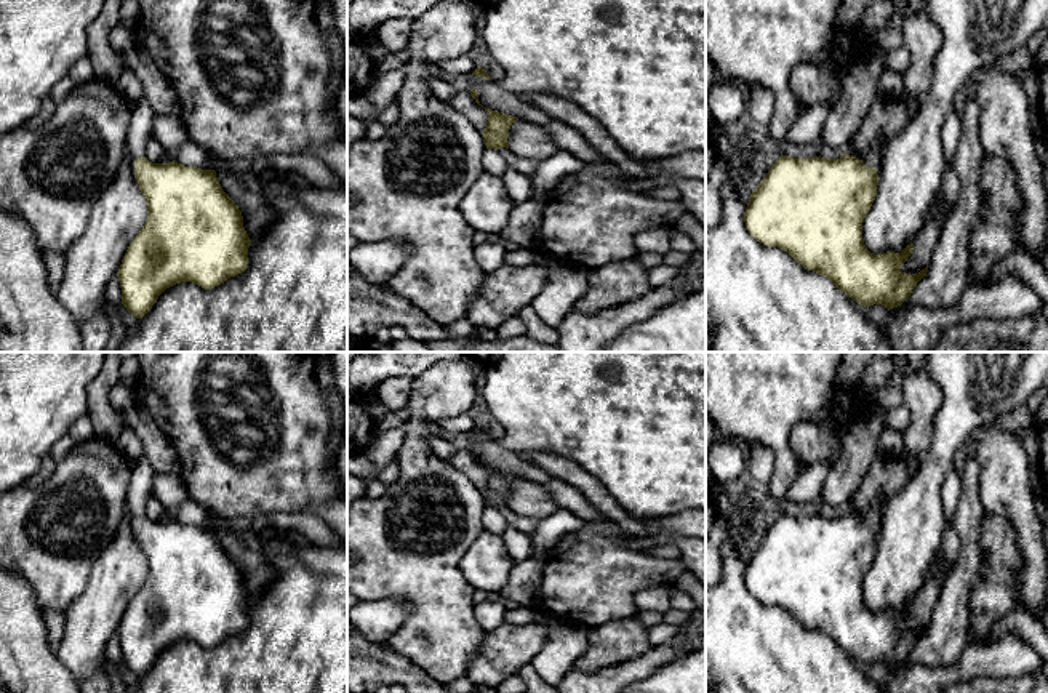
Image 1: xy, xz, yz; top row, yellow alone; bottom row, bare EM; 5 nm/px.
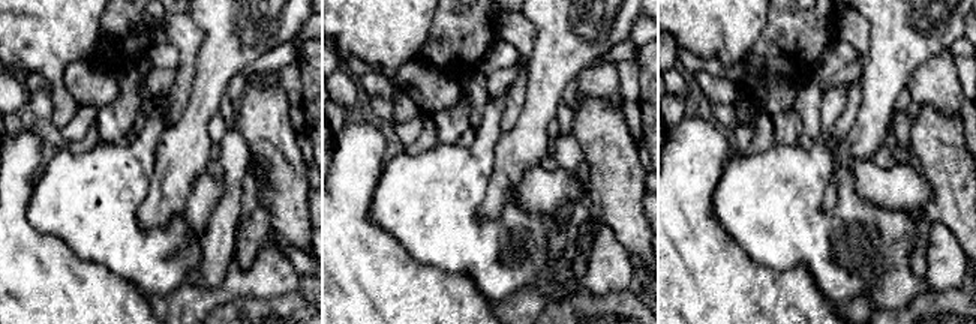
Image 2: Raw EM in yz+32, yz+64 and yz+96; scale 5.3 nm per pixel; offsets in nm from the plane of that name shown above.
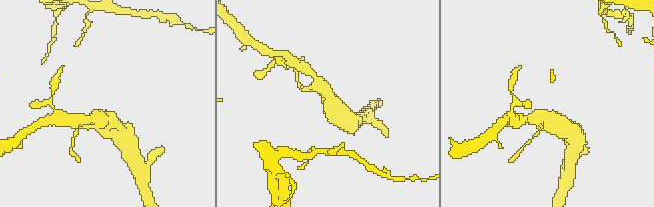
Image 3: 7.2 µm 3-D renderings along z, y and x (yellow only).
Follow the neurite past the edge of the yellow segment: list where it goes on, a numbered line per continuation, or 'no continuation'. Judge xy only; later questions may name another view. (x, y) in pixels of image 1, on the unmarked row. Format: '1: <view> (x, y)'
1: xy (143, 476)

